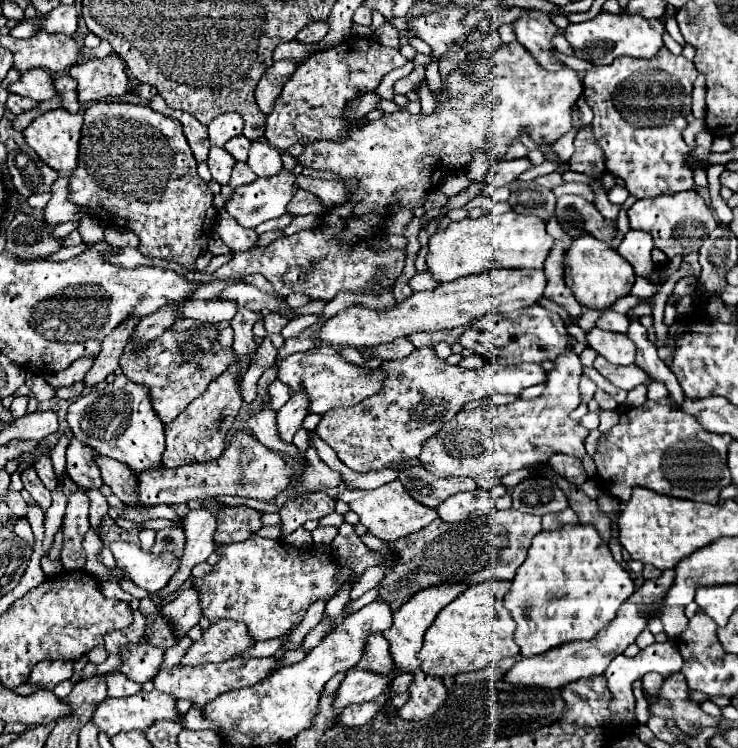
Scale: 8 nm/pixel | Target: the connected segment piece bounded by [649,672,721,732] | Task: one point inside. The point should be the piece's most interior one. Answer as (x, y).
(673, 703)

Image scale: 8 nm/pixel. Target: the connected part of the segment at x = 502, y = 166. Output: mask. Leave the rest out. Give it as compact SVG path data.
M519 158L519 160L511 160L511 162L499 162L499 164L491 166L485 182L491 188L501 188L501 186L513 182L521 172L525 172L529 168L531 168L529 158Z

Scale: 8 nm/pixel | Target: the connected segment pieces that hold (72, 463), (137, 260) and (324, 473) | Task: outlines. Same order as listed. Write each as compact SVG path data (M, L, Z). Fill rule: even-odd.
M75 438L71 440L71 444L67 448L67 474L83 490L103 486L101 472L99 472L99 466L95 462L95 450L81 444Z
M125 248L121 254L105 254L111 264L123 266L123 268L135 268L135 266L155 266L153 262L147 262L147 258L137 248Z
M309 432L309 450L305 452L307 458L307 466L305 466L305 474L299 478L299 484L295 486L295 494L301 492L315 492L315 490L327 490L327 488L335 488L339 484L345 484L341 474L333 472L327 464L321 462L321 458L317 456L317 448L313 446L313 434Z

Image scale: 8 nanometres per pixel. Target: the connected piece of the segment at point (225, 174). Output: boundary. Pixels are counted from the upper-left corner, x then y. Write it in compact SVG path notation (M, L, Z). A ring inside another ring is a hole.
M213 146L211 152L209 152L209 170L213 174L213 178L219 182L219 184L229 184L229 178L231 178L231 170L235 166L235 158L225 150L225 148L217 148Z

